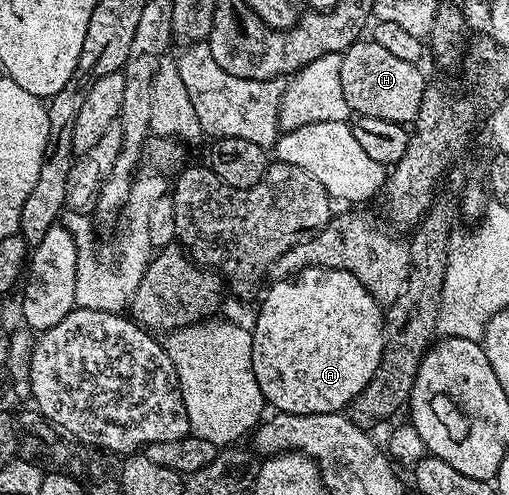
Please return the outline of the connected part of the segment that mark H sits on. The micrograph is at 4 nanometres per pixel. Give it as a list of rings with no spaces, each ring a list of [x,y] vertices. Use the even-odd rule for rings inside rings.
[[[371,38],[357,40],[346,52],[341,53],[341,69],[339,78],[343,82],[343,98],[347,98],[347,106],[350,113],[358,116],[370,116],[371,118],[383,118],[387,122],[395,122],[402,126],[412,125],[419,114],[420,102],[427,85],[427,77],[420,72],[420,67],[411,62],[403,62],[403,58],[395,58],[379,42]]]

